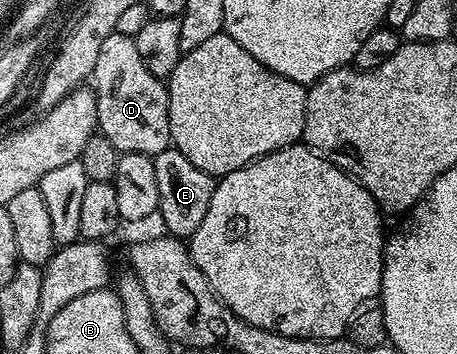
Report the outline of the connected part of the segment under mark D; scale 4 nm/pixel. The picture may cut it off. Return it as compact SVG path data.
M115 31L105 37L97 53L93 90L97 97L98 134L107 138L119 153L145 153L154 157L172 146L166 82L145 69L132 36Z

